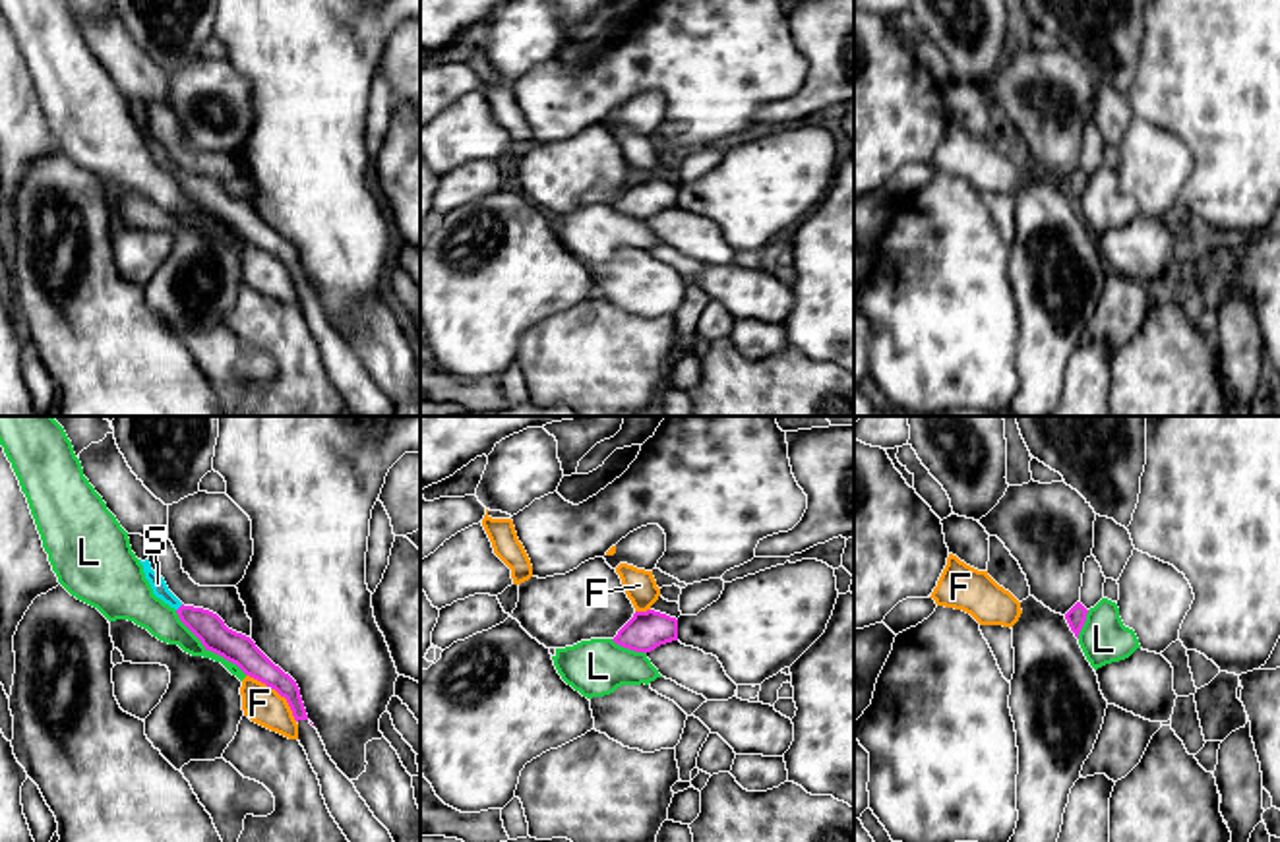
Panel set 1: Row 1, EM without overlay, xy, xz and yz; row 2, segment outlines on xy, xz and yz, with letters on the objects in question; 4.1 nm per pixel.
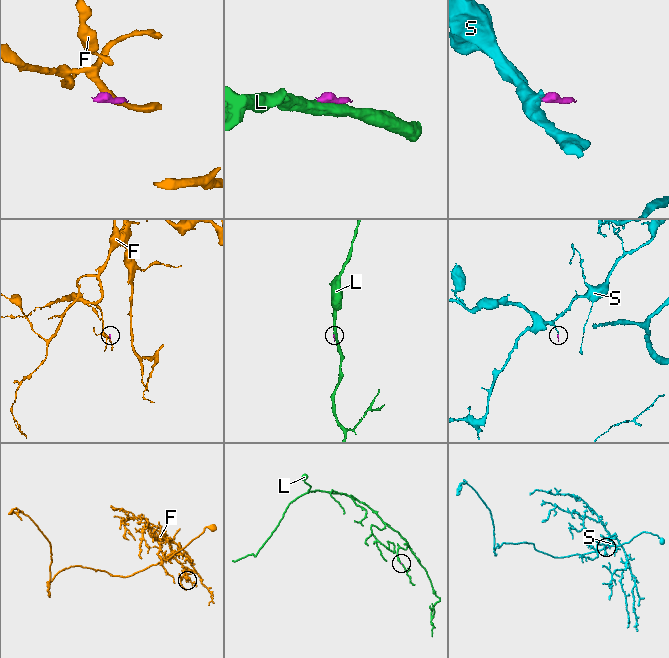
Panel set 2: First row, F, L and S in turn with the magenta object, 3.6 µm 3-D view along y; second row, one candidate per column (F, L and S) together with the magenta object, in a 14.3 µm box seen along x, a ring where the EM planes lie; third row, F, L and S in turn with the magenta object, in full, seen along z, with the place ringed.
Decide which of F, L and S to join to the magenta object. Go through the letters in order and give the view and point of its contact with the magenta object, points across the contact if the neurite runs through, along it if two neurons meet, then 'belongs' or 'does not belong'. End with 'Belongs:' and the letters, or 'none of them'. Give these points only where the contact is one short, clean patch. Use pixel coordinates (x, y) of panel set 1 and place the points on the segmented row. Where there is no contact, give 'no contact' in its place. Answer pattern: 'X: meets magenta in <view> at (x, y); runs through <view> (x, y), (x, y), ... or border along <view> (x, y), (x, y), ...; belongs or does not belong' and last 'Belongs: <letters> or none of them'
F: meets magenta in xy at (277, 691); does not belong
L: meets magenta in xy at (208, 649); does not belong
S: meets magenta in xy at (179, 608); runs through xy (206, 626), (179, 608), (157, 583); belongs
Belongs: S

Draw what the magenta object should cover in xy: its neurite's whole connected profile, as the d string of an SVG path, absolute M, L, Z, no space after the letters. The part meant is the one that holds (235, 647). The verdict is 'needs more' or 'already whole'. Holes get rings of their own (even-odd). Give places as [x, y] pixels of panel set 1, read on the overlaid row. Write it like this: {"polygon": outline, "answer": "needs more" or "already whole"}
{"polygon": "M141 561L153 594L176 610L180 621L211 650L236 664L246 676L265 683L287 699L298 724L298 741L318 774L325 805L349 842L393 842L389 830L374 817L354 784L337 768L325 751L318 730L310 724L296 681L275 666L256 643L225 625L203 608L184 606L167 586L165 579Z", "answer": "needs more"}

